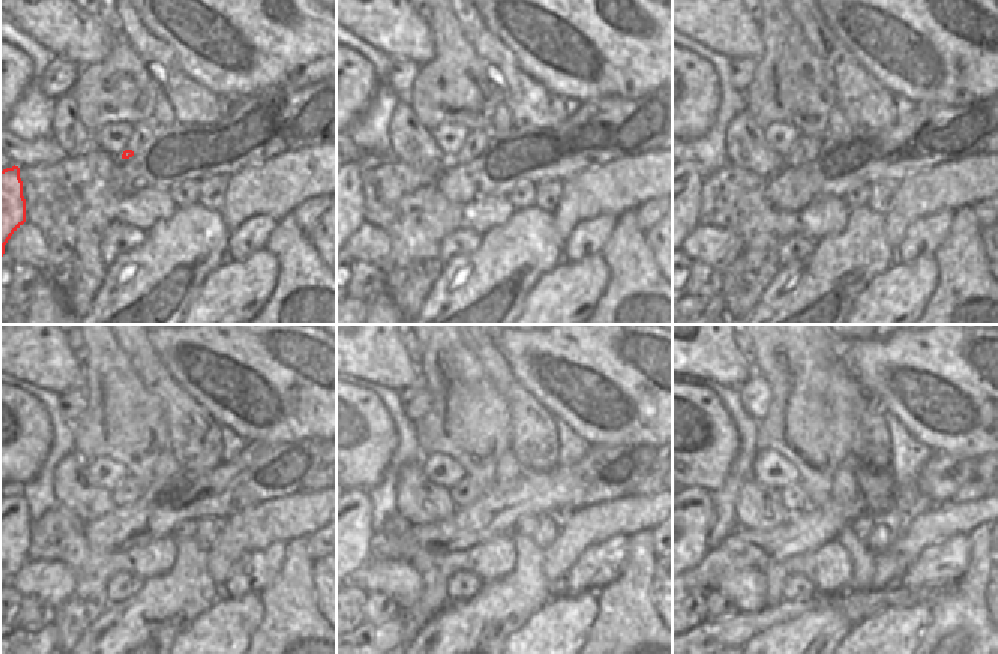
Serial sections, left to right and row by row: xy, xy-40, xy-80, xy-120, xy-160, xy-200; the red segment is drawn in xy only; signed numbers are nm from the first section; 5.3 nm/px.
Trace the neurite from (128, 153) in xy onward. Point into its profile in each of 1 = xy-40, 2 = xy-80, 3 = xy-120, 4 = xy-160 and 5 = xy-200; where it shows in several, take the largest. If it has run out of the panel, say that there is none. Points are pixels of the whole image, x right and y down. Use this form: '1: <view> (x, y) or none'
1: xy-40 (462, 156)
2: xy-80 (797, 158)
3: xy-120 (122, 495)
4: xy-160 (461, 495)
5: xy-200 (794, 497)

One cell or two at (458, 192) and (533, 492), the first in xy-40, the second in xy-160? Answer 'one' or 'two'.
one

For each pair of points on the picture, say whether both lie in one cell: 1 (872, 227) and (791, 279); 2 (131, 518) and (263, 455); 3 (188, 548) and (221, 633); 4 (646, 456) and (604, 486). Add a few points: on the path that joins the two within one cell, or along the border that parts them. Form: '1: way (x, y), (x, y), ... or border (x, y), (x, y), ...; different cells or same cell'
1: way (853, 246), (820, 279), (811, 279); same cell
2: way (164, 510), (188, 509), (230, 488); same cell
3: border (219, 596), (183, 629); different cells
4: way (637, 468), (629, 480), (616, 485); same cell

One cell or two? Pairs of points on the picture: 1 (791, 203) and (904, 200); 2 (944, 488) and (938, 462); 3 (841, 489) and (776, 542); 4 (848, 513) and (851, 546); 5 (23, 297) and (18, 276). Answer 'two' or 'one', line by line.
1: two
2: one
3: two
4: two
5: one

